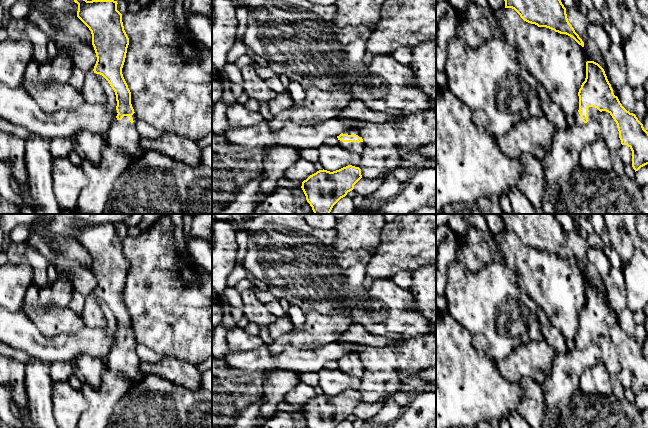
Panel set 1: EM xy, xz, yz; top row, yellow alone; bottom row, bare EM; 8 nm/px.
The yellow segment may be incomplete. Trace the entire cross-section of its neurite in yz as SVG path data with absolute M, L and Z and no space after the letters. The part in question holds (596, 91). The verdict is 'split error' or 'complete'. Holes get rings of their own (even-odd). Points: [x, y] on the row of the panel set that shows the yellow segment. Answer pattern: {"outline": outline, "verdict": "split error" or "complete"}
{"outline": "M586 62L586 78L578 96L575 123L555 133L551 148L542 159L546 176L540 208L543 214L557 214L559 193L578 166L583 147L601 137L599 115L602 111L612 116L621 144L631 149L635 172L648 164L648 132L636 115L627 111L614 95L605 71L598 63Z", "verdict": "split error"}

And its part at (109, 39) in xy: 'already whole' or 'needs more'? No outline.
needs more

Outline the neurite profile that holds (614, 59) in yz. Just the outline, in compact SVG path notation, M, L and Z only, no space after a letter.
M610 44L610 47L603 54L605 74L609 83L619 89L626 81L626 58L622 45Z

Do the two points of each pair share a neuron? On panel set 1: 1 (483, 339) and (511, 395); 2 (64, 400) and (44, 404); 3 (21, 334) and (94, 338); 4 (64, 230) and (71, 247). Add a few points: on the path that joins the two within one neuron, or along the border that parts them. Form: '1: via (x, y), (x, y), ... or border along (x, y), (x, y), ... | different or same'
1: border along (474, 347), (482, 350), (495, 362) | different
2: border along (54, 383), (52, 387), (53, 417) | different
3: via (39, 342), (41, 344), (76, 343) | same
4: border along (44, 235), (64, 236), (76, 241) | different

